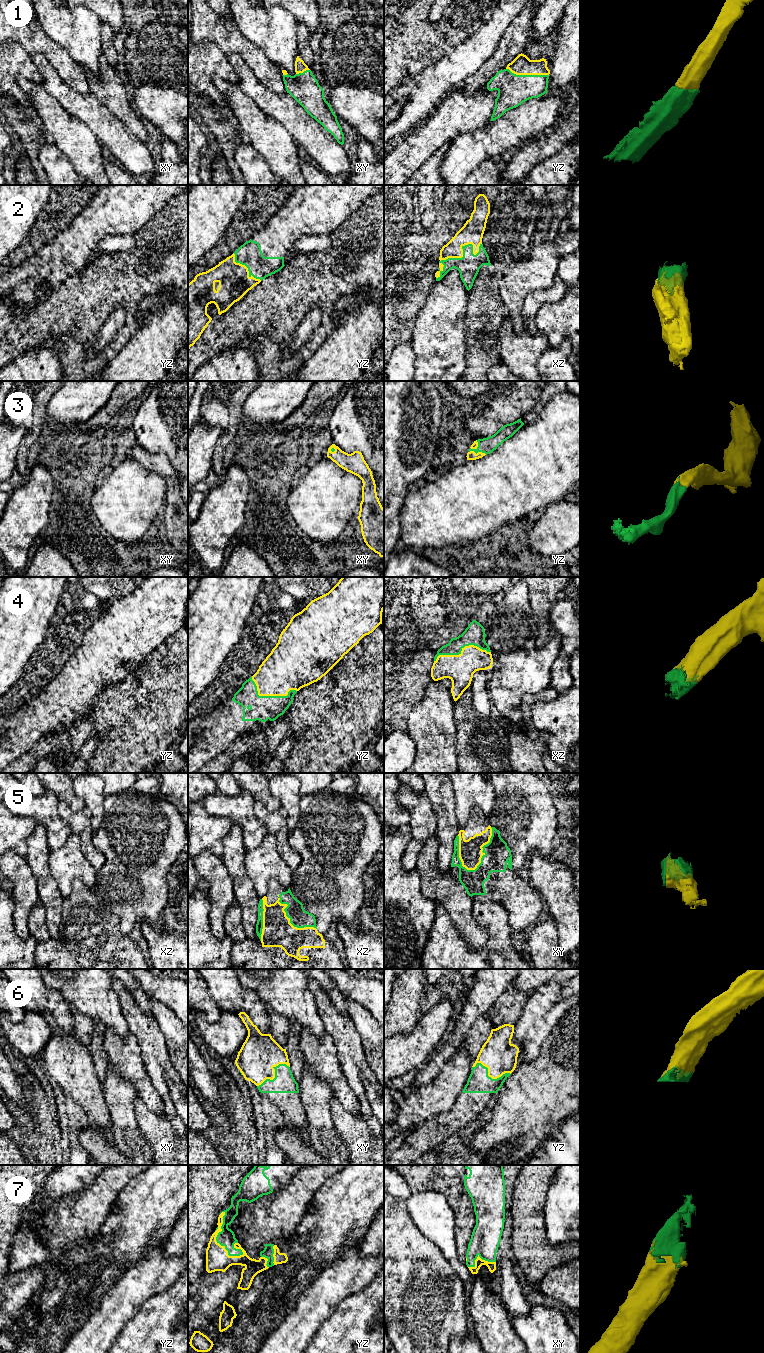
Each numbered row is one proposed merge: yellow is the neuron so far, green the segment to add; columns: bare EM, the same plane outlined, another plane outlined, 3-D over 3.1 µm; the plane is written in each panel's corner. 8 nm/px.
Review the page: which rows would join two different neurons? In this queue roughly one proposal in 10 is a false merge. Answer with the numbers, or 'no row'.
no row

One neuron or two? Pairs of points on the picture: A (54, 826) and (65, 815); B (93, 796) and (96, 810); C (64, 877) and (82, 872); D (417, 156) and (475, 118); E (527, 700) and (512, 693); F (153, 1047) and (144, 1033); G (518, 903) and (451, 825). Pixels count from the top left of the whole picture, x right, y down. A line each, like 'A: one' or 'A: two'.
A: two
B: one
C: one
D: one
E: two
F: one
G: two

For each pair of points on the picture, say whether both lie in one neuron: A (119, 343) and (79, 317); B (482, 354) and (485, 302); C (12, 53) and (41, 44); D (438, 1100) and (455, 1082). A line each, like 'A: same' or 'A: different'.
A: same
B: same
C: different
D: same

